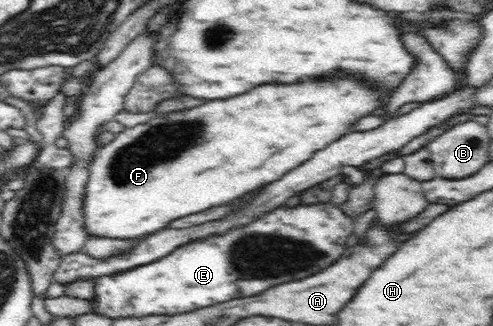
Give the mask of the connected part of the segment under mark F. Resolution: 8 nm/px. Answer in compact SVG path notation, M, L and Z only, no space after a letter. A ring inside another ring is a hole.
M345 80L345 84L259 84L257 88L253 88L253 92L245 92L245 96L233 96L233 100L207 100L207 102L192 108L173 110L150 117L146 122L134 125L132 128L125 127L111 142L102 144L90 162L89 178L82 196L84 230L92 238L121 240L141 238L141 236L149 236L167 228L167 224L171 224L177 219L183 219L184 216L195 215L208 208L236 201L263 184L279 180L283 174L287 174L289 170L293 170L299 164L303 164L305 160L309 160L313 156L313 152L325 148L327 144L339 140L341 136L349 134L353 130L353 124L357 124L357 120L373 115L373 112L379 108L384 108L385 100L387 100L387 96L377 96L377 92L369 92L369 88L357 88L357 84L349 84L349 80Z

